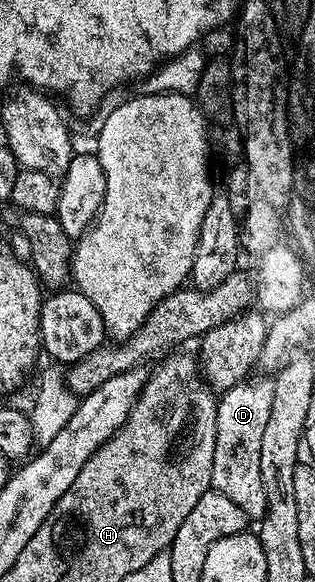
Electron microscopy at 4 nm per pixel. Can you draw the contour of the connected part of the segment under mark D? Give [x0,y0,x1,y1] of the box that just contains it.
[211,379,274,519]

